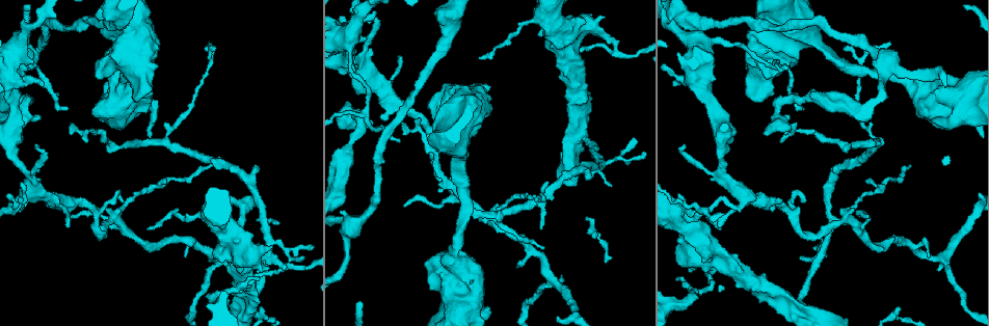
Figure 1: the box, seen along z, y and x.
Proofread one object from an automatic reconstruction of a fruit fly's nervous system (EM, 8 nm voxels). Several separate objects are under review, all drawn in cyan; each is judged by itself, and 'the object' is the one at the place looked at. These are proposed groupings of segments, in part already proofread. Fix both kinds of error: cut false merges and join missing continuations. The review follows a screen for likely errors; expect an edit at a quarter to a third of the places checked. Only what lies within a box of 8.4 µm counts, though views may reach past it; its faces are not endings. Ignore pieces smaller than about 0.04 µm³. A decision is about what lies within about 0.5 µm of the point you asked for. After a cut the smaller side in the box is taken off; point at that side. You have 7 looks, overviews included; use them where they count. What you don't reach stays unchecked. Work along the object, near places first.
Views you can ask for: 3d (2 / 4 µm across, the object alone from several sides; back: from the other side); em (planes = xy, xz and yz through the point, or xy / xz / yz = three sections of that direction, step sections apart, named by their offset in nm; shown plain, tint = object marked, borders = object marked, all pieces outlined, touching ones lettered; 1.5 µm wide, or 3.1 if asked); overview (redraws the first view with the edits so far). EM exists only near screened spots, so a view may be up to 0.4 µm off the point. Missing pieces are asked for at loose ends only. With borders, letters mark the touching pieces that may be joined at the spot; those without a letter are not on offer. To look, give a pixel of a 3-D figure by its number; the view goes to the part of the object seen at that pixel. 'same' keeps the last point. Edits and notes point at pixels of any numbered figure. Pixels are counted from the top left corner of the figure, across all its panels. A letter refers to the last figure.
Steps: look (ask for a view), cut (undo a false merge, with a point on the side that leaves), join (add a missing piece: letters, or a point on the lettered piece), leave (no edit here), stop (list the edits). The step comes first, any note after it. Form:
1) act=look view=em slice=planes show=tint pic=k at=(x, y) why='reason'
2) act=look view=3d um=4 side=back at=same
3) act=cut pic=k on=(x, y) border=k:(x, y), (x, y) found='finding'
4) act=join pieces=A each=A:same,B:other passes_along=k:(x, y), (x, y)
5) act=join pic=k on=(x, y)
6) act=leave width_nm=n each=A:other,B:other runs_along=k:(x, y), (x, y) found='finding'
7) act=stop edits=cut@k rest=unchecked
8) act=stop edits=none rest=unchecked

act=look view=em um=3.1 slice=planes show=tint pic=1 at=(796, 54)

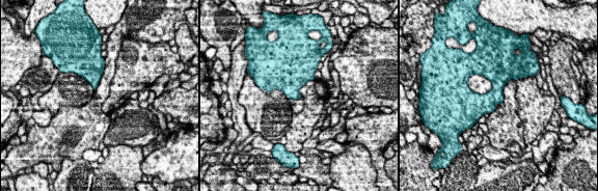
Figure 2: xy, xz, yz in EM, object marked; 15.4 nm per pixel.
act=look view=em um=3.1 slice=planes show=borders at=same

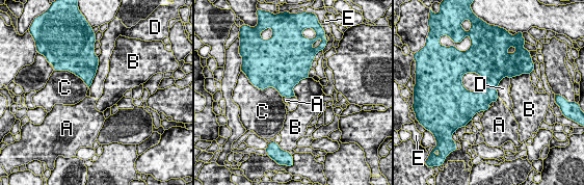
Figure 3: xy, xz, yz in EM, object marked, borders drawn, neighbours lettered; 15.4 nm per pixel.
act=leave longest_contact=D:500nm each=A:other,B:other,C:other,D:other,E:other found='continuous, no second cell'

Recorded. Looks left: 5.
act=look view=em slice=xy step=4 show=borders pic=1 at=(807, 238) why='sharp bend'

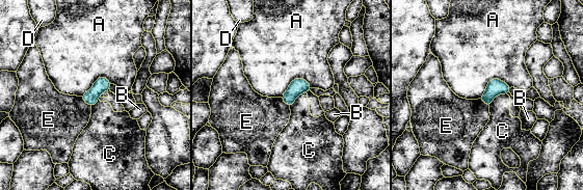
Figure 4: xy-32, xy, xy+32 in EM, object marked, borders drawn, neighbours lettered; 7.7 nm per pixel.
act=look view=em slice=planes show=borders at=same

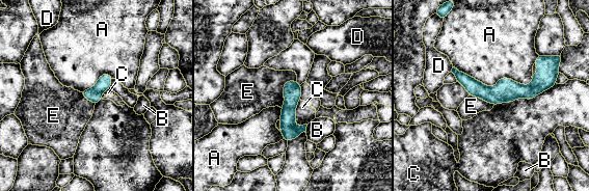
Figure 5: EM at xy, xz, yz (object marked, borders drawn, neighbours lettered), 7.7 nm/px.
act=leave each=A:other,B:other,C:other,D:other,E:other found='continuous, no second cell'

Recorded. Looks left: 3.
act=look view=3d um=4 pic=1 at=(712, 268) why='three-way junction'

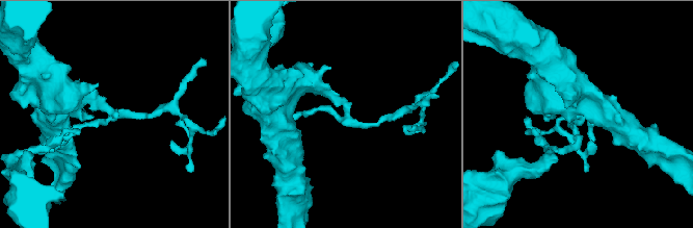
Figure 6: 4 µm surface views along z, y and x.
act=look view=em slice=planes show=borders pic=6 at=(113, 115)

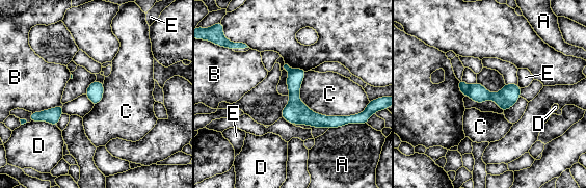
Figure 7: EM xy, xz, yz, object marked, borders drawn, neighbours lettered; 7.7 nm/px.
act=cut pic=7 on=(479, 94) longest_contact=C:550nm each=A:other,B:other,C:other,D:other,E:other found='a second cell is stuck on'

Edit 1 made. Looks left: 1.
act=stop edits=cut@7 rest=unchecked

